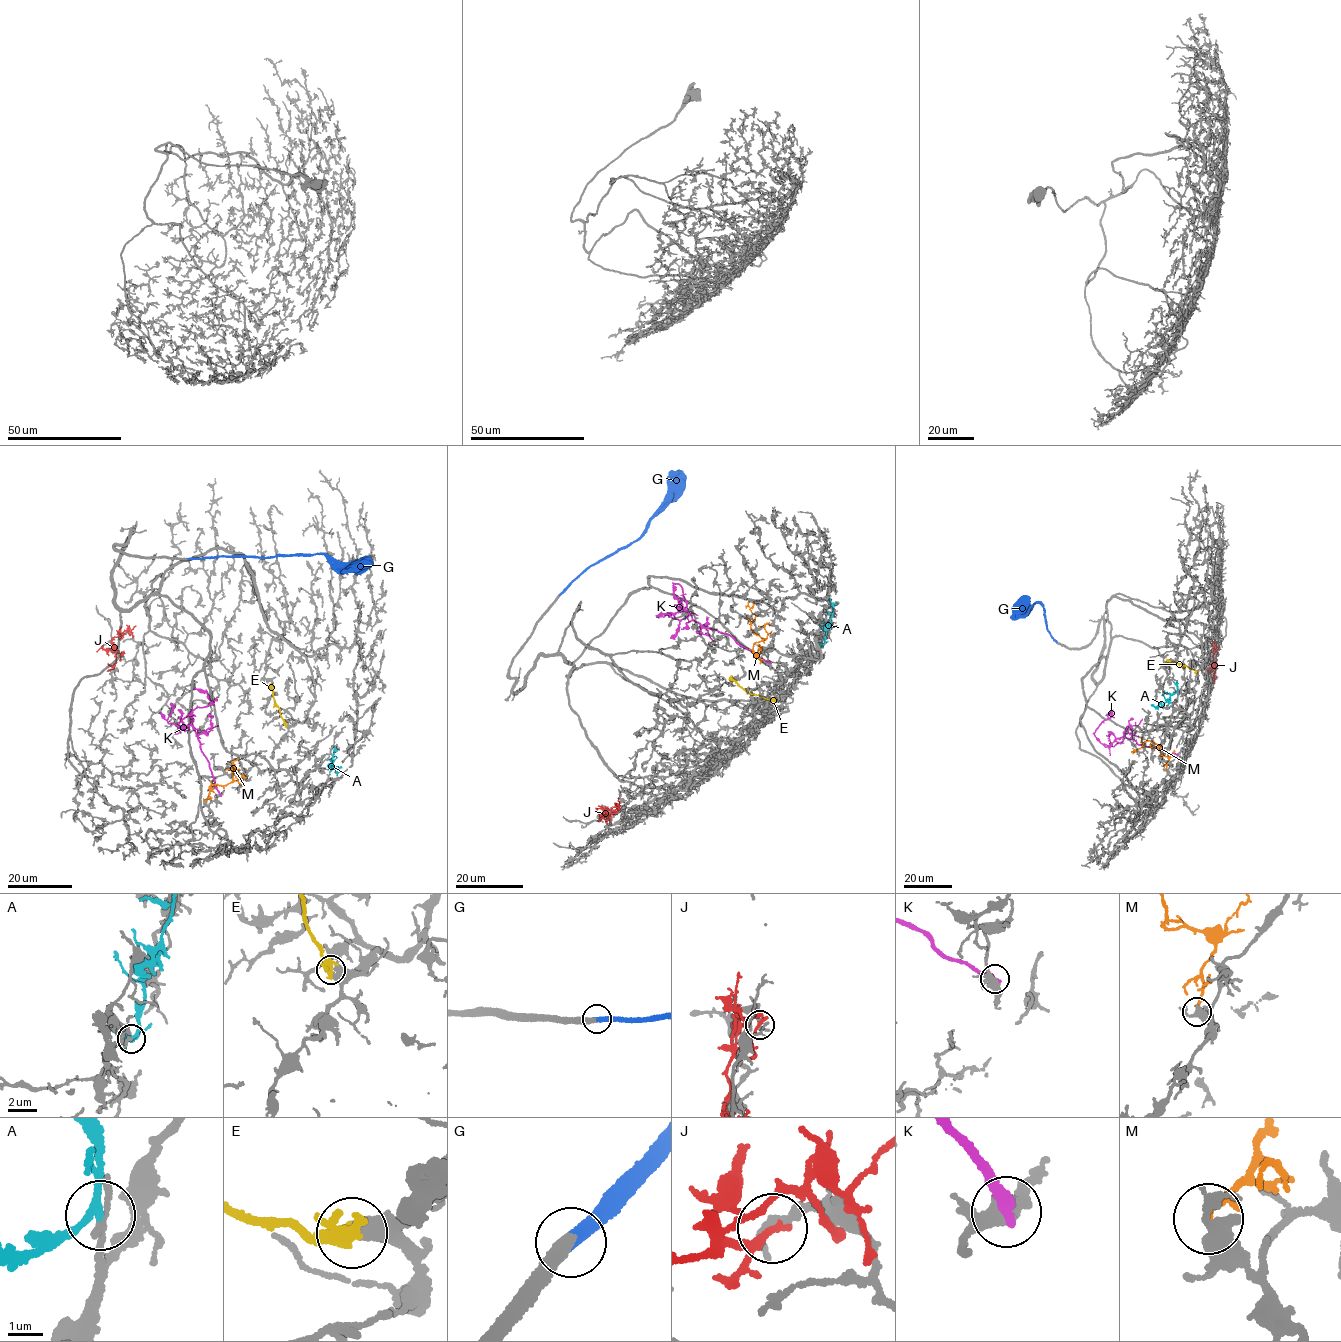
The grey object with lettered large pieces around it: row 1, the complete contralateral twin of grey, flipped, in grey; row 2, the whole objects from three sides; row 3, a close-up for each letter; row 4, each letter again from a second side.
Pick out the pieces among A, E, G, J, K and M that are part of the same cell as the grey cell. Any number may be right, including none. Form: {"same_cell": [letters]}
{"same_cell": ["A", "G"]}

